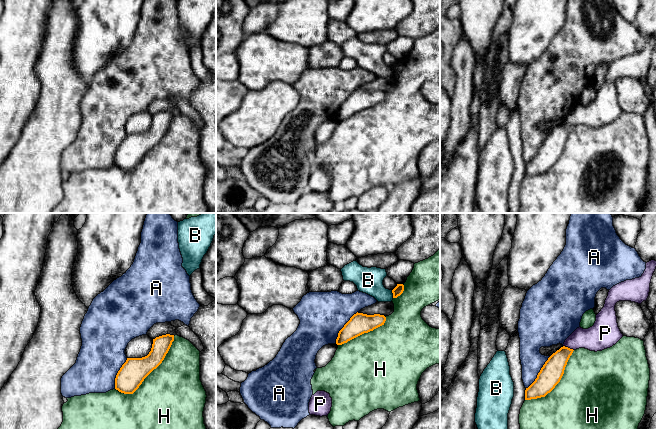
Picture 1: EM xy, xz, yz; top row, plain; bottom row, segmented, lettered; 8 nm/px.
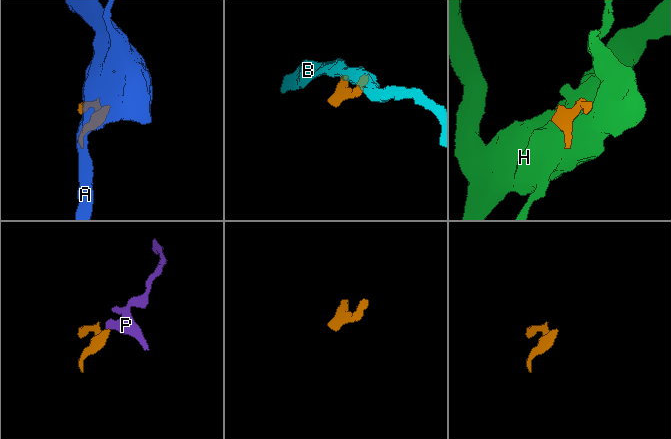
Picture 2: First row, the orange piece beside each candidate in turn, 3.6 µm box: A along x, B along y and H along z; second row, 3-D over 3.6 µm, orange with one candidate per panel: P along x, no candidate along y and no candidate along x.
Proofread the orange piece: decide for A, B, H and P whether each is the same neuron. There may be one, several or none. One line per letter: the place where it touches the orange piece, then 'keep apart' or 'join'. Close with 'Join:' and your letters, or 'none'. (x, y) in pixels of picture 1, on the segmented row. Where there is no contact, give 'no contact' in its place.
A: yz (539, 372) | keep apart
B: xz (393, 294) | keep apart
H: xy (150, 372) | keep apart
P: yz (567, 347) | keep apart
Join: none

